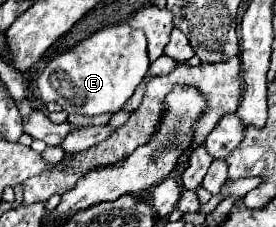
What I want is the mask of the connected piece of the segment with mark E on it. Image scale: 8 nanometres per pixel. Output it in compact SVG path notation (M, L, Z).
M121 23L105 27L69 51L59 53L39 75L37 89L43 103L53 101L59 103L67 113L95 117L101 113L117 113L135 93L147 69L149 57L145 33Z

